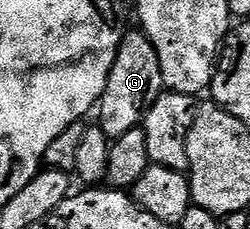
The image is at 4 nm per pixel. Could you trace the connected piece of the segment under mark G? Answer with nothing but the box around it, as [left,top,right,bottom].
[99,32,165,139]

